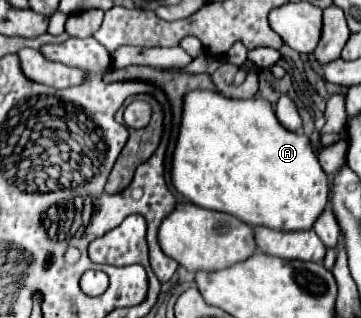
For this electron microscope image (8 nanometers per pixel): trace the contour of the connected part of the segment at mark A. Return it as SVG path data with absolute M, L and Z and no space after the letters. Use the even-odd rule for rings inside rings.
M190 91L184 97L184 115L172 159L172 185L194 205L230 213L250 227L262 225L276 231L312 229L328 203L328 177L304 133L286 131L264 99L228 99L214 91Z

